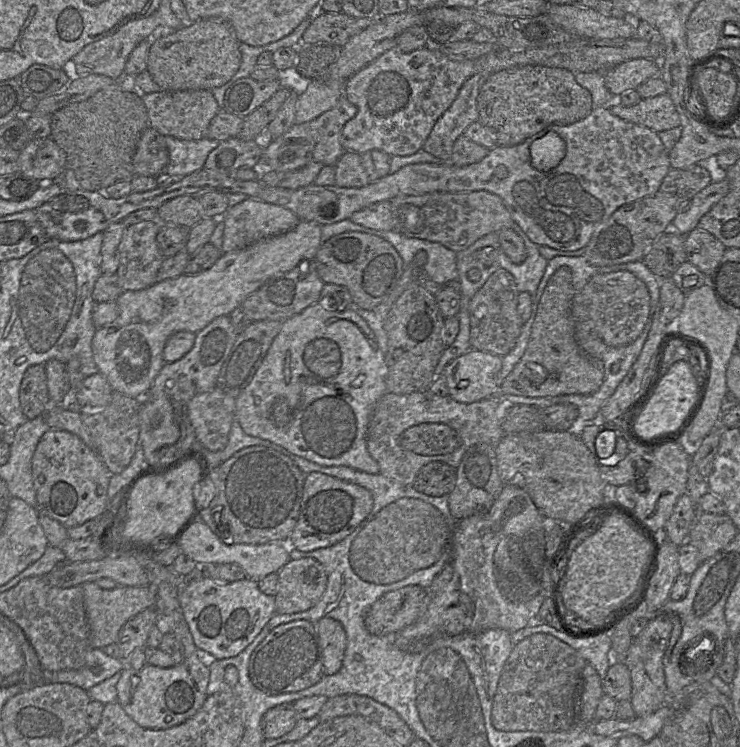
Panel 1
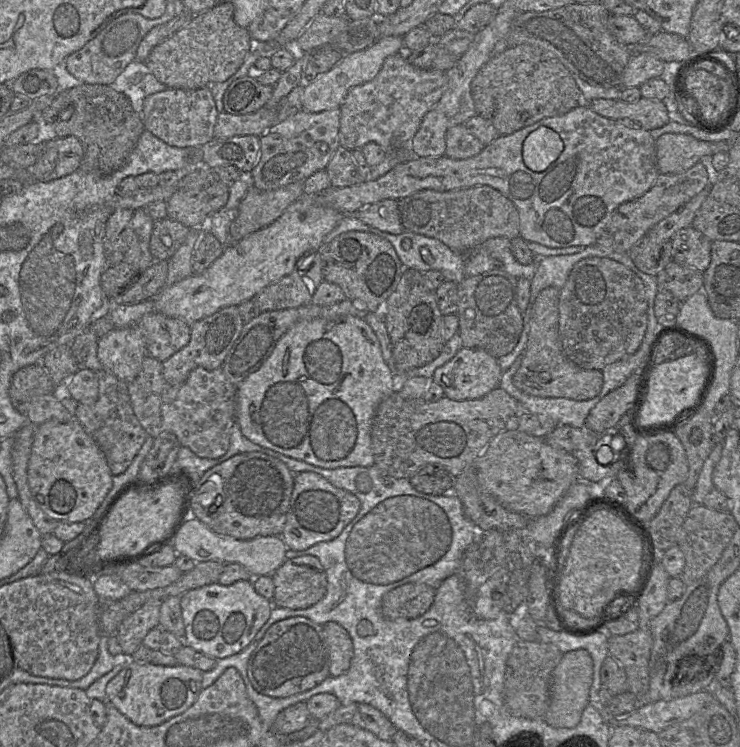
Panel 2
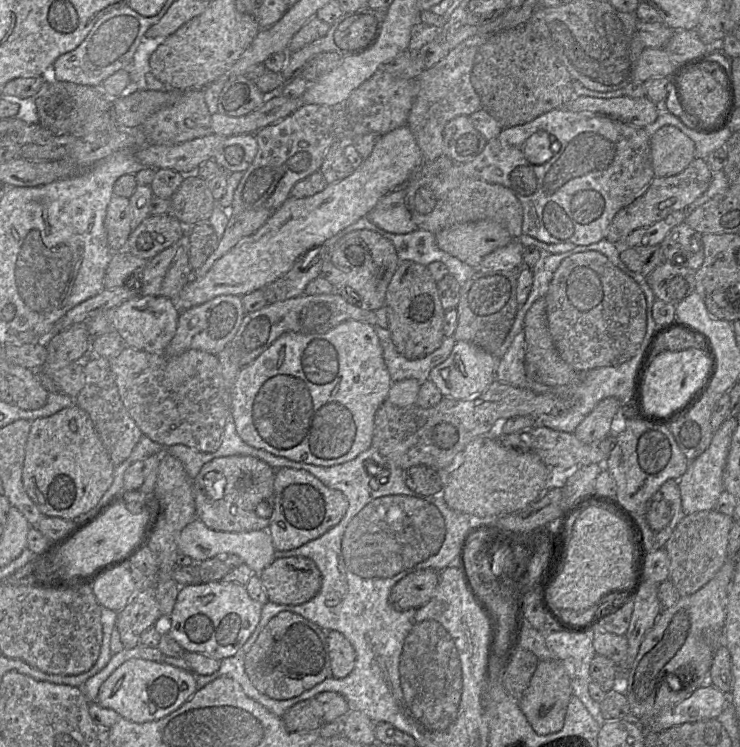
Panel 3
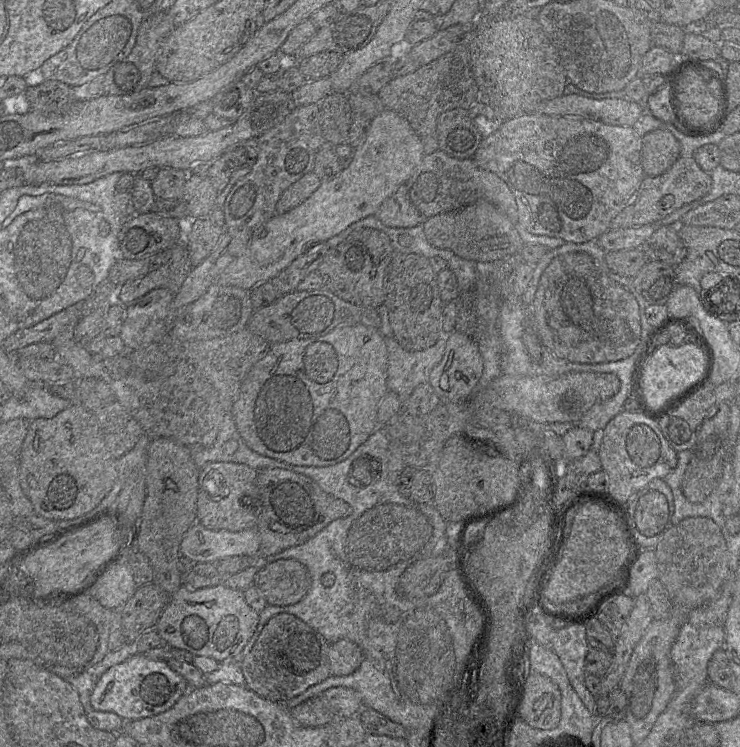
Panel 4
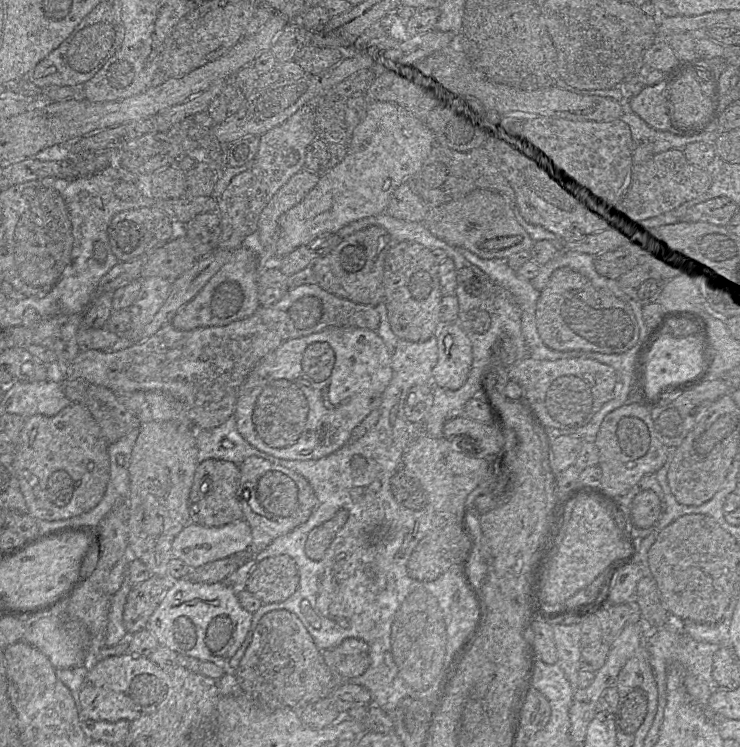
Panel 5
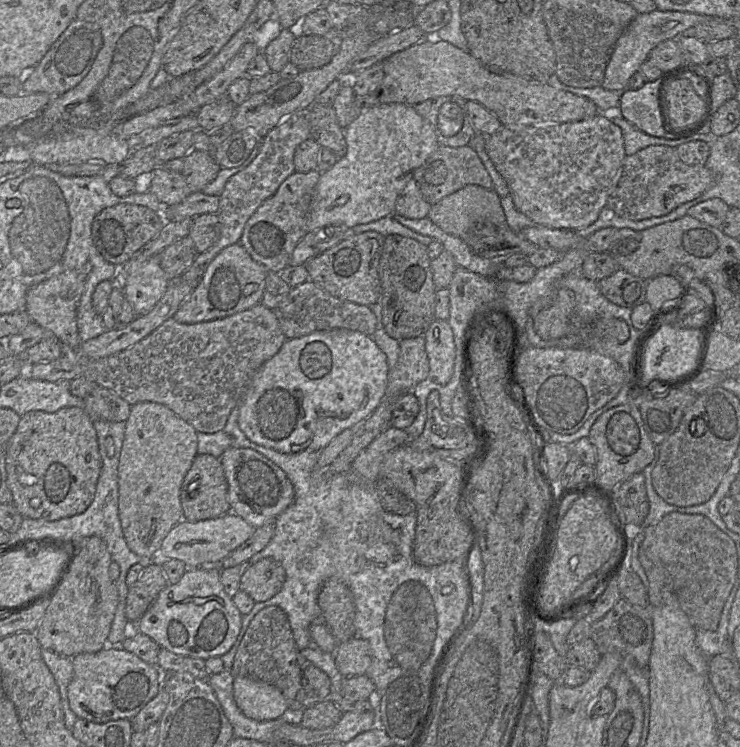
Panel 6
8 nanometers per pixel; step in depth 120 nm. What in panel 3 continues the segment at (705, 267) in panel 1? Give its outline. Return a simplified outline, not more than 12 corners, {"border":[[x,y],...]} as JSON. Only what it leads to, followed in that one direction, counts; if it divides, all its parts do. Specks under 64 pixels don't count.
{"border":[[681,223],[660,244],[664,260],[698,270],[702,234]]}

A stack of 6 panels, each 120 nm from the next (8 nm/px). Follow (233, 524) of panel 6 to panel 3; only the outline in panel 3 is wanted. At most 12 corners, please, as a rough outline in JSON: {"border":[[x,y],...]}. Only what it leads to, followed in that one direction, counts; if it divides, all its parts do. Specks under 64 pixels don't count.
{"border":[[195,518],[178,551],[195,563],[238,555],[256,574],[275,560],[267,530],[225,532]]}

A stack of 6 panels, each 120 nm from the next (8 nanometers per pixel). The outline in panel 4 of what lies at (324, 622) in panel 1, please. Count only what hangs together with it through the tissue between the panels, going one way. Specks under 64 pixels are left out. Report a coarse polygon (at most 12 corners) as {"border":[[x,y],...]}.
{"border":[[330,642],[331,675],[348,676],[364,656],[356,643]]}

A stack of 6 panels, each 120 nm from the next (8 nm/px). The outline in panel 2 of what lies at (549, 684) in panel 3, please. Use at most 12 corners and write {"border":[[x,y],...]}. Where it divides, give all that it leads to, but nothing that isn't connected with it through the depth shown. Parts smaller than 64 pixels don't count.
{"border":[[564,653],[544,720],[573,728],[589,704],[593,662]]}

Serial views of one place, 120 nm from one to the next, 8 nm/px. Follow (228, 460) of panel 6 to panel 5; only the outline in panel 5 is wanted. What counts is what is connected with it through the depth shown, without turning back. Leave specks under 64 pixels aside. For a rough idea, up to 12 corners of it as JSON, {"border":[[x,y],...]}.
{"border":[[263,458],[239,468],[254,557],[317,505],[302,475]]}

